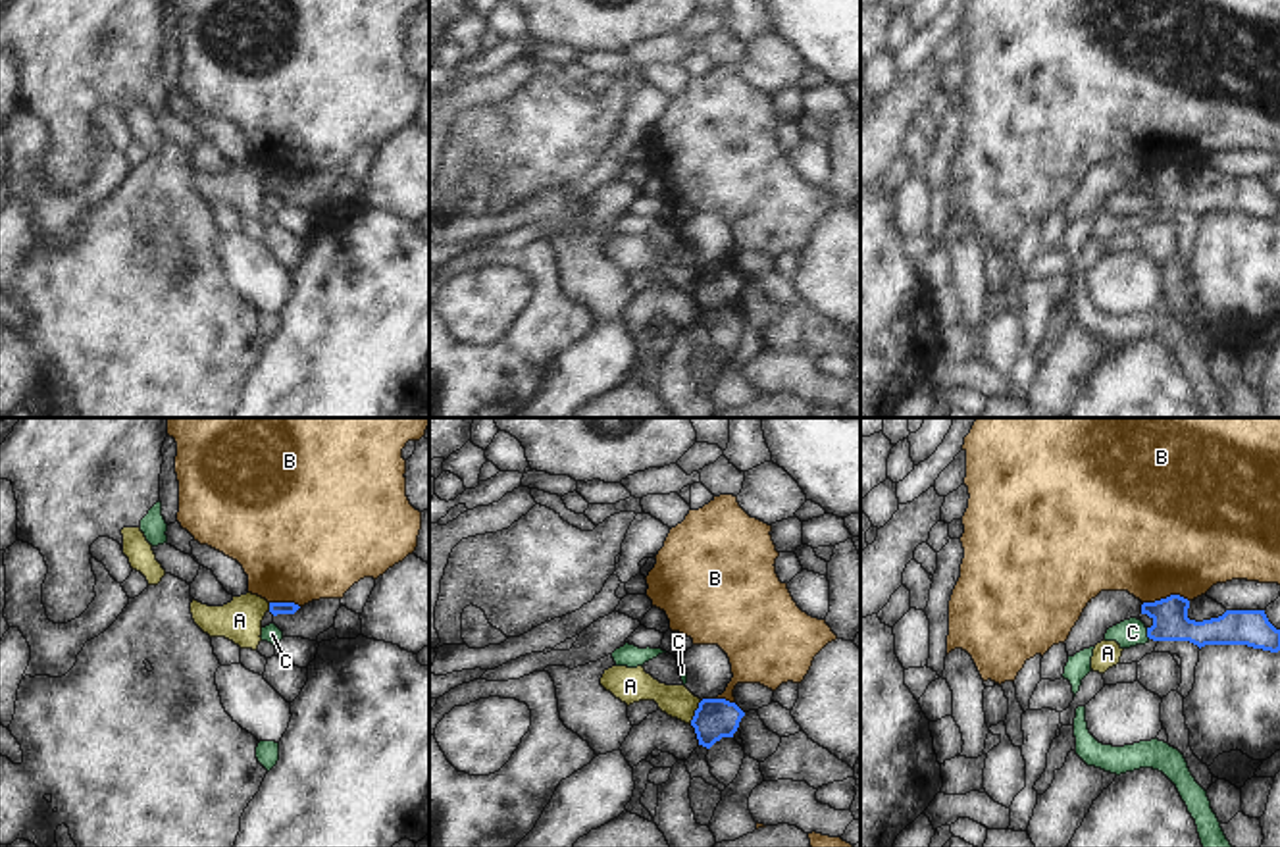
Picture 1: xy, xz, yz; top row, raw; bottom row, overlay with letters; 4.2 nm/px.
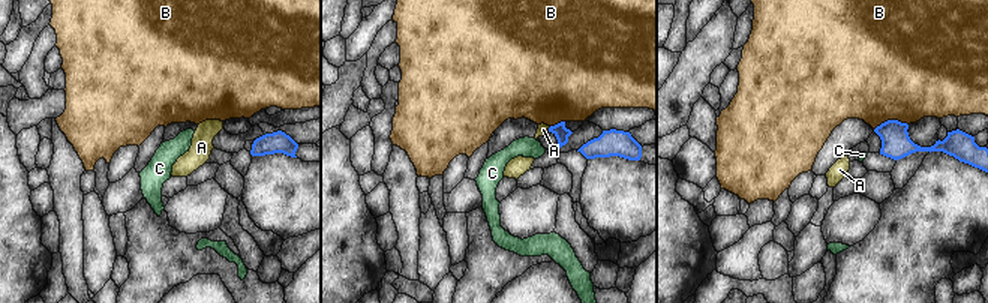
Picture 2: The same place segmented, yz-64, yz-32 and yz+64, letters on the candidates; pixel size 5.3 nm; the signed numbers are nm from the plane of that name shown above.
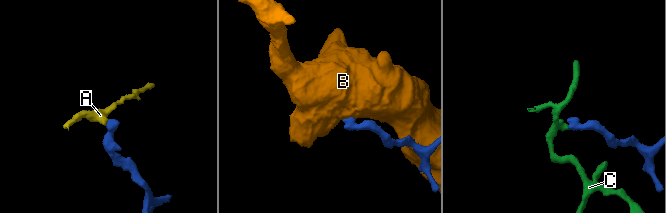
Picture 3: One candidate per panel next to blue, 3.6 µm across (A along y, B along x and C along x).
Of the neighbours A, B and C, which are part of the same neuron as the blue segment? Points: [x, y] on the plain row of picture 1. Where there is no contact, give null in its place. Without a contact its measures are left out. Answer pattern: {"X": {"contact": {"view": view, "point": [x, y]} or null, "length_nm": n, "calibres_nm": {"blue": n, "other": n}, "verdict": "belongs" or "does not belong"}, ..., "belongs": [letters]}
{"A": {"contact": {"view": "xz", "point": [695, 282]}, "length_nm": 110, "calibres_nm": {"blue": 170, "other": 140}, "verdict": "does not belong"}, "B": {"contact": {"view": "yz", "point": [1167, 166]}, "length_nm": 190, "calibres_nm": {"blue": 150, "other": 480}, "verdict": "does not belong"}, "C": {"contact": {"view": "yz", "point": [1148, 203]}, "length_nm": 50, "calibres_nm": {"blue": 150, "other": 120}, "verdict": "belongs"}, "belongs": ["C"]}

